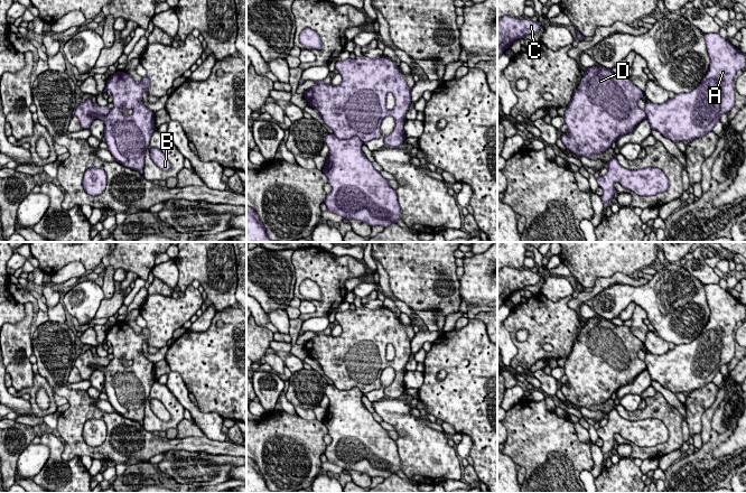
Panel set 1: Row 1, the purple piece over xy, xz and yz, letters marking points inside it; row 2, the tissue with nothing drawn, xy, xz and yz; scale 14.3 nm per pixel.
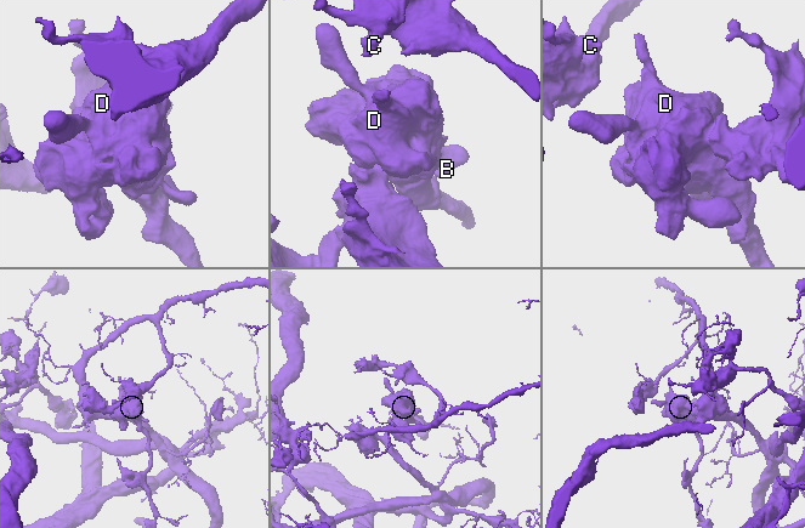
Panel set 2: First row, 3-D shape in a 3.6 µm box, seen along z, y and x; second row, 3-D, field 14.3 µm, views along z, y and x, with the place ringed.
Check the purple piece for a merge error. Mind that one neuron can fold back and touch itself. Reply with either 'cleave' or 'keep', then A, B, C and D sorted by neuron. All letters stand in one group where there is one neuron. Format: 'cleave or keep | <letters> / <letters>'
keep | A B C D

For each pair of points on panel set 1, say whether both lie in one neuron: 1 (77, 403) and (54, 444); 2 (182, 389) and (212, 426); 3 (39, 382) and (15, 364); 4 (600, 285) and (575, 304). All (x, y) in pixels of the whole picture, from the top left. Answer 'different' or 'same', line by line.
1: different
2: same
3: different
4: same

